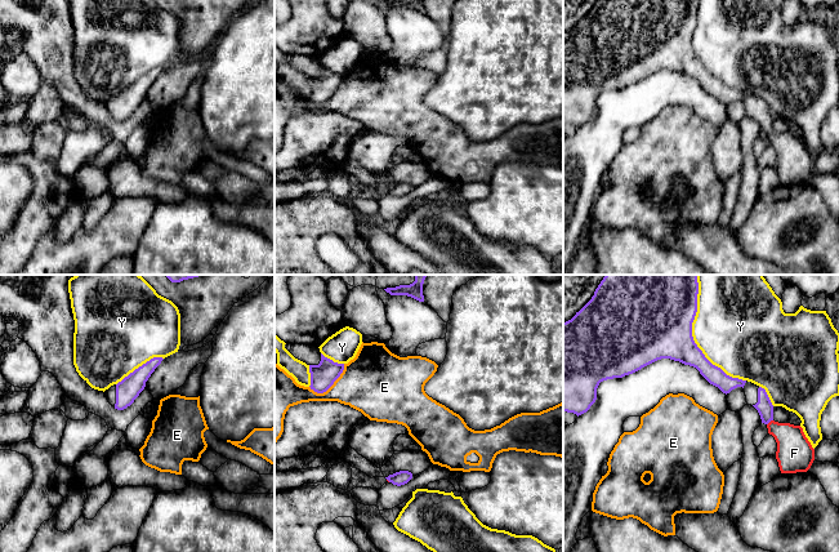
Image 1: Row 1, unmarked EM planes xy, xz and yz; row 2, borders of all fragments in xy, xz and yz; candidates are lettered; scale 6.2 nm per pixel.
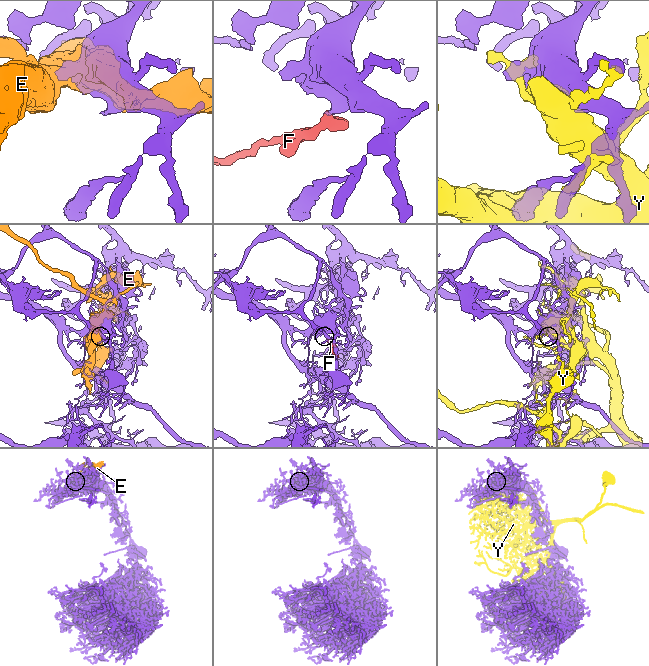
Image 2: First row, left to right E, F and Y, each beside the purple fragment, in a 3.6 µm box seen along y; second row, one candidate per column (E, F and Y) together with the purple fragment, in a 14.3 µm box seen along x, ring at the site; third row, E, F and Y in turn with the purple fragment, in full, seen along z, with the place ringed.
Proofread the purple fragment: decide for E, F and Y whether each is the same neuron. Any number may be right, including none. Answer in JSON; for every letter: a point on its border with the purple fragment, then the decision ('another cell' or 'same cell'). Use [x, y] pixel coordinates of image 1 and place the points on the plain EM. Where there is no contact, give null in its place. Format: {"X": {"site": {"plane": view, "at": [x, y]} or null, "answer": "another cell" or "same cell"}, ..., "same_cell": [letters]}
{"E": {"site": {"plane": "xz", "at": [330, 97]}, "answer": "another cell"}, "F": {"site": {"plane": "yz", "at": [770, 132]}, "answer": "same cell"}, "Y": {"site": {"plane": "yz", "at": [695, 54]}, "answer": "another cell"}, "same_cell": ["F"]}

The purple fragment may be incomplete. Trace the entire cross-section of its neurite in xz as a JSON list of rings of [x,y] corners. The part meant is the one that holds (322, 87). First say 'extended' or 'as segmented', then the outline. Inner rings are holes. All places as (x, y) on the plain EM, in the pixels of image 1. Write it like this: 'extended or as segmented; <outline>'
as segmented; [[[321,64],[318,76],[309,76],[311,101],[317,104],[326,103],[344,81],[344,75],[334,74]]]

